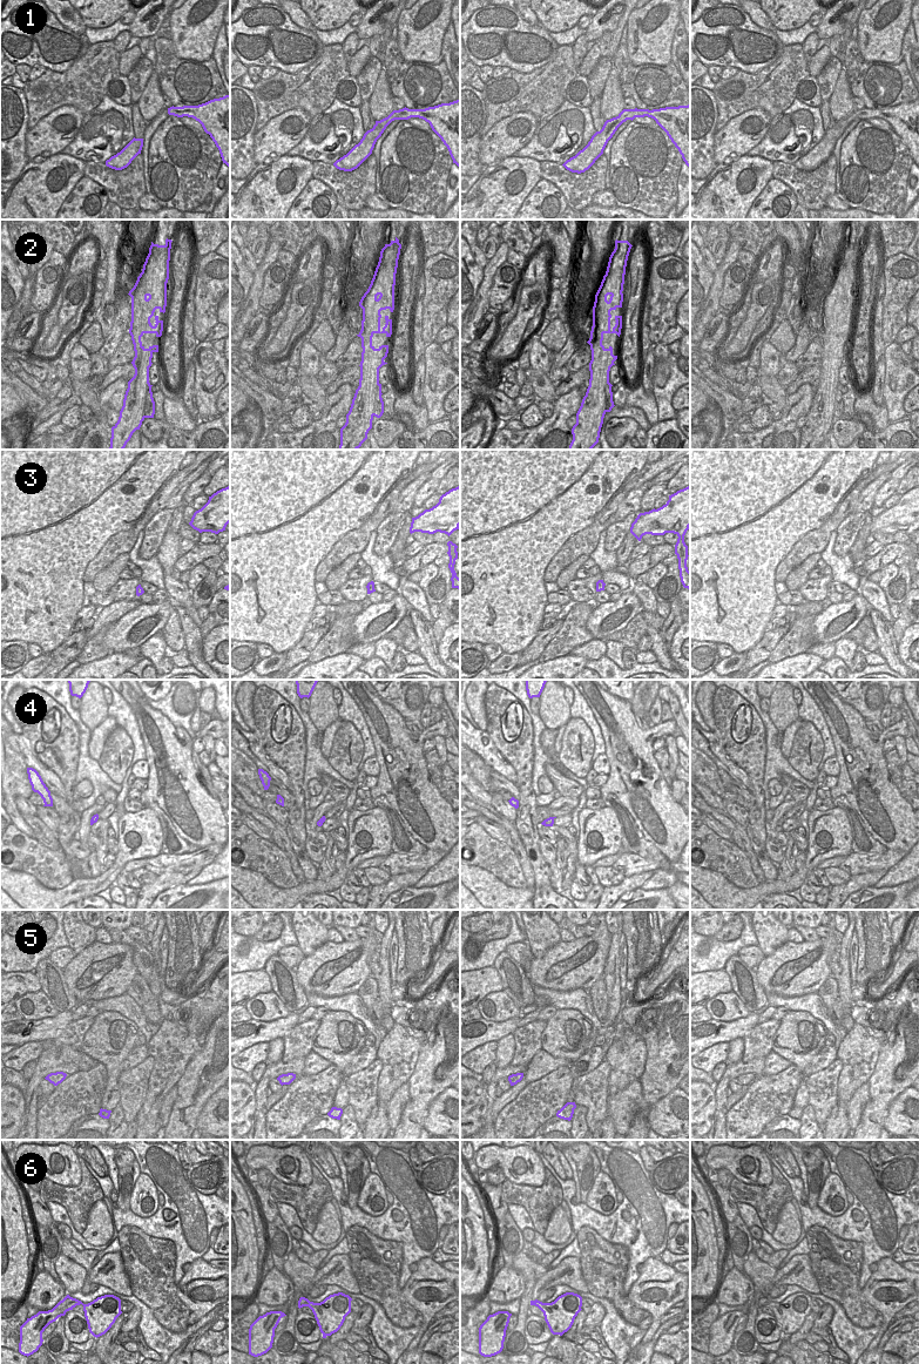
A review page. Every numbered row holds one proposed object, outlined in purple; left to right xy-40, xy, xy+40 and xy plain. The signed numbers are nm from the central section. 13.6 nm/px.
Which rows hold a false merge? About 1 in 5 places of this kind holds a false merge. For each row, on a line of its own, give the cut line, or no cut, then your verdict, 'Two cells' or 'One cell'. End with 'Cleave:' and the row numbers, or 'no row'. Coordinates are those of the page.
1: No split. One cell
2: Split along xy-40 (150, 385), (147, 392), (143, 417). Two cells
3: No split. One cell
4: No split. One cell
5: No split. One cell
6: No split. One cell
Cleave: 2.

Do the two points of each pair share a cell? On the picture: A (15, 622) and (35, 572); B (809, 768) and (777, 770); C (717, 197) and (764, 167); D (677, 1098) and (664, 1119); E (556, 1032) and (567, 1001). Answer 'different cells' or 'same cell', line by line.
A: same cell
B: different cells
C: same cell
D: same cell
E: different cells

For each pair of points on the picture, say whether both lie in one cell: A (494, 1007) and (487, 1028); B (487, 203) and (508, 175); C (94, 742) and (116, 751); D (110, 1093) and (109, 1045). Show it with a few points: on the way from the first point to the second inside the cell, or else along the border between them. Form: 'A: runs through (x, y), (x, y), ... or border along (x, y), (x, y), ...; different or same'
A: border along (517, 1017), (501, 1021), (488, 1021), (481, 1018); different
B: runs through (494, 196), (505, 182); same
C: border along (117, 726), (106, 740), (101, 756), (98, 760); different
D: runs through (112, 1081), (112, 1057); same

